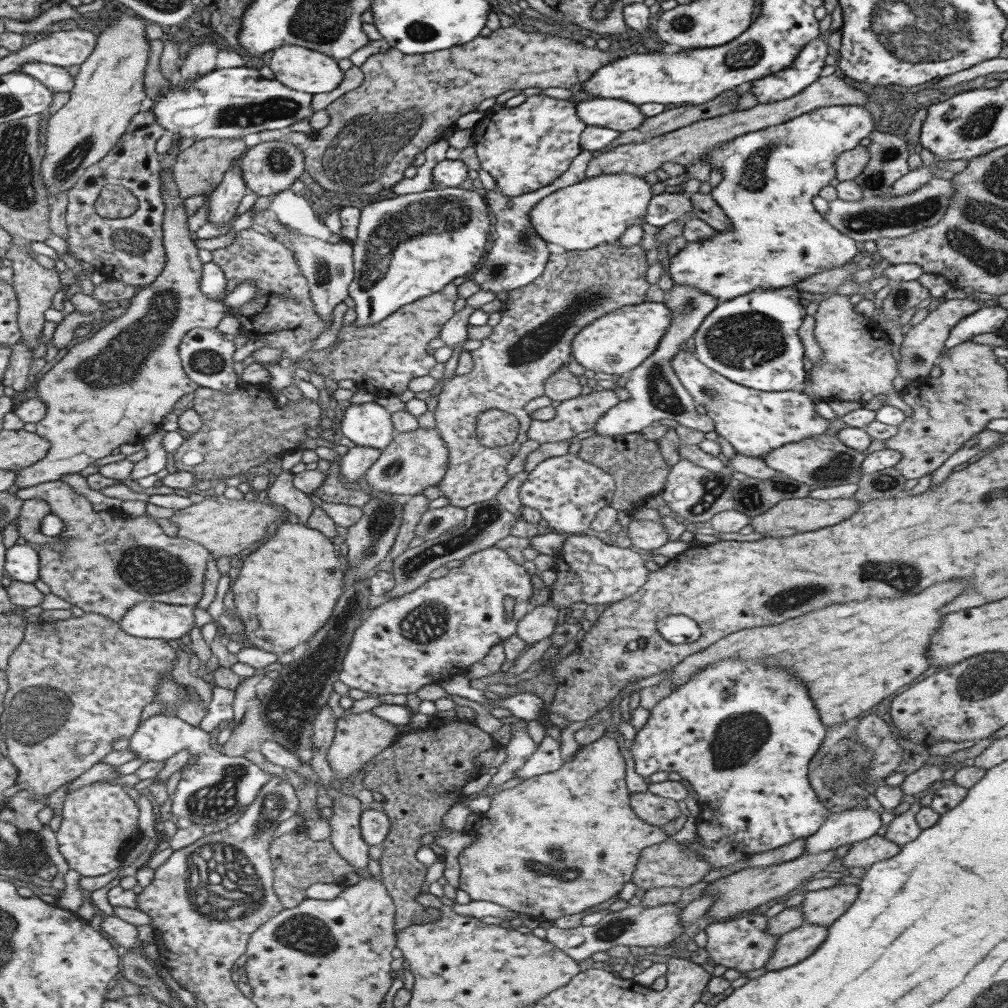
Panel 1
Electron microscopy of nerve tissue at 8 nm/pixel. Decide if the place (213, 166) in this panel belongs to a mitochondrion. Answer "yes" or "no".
yes

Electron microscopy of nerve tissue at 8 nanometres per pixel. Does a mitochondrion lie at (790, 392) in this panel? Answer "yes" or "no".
no

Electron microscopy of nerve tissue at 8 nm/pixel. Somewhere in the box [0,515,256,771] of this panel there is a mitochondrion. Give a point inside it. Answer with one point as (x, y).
(42, 714)

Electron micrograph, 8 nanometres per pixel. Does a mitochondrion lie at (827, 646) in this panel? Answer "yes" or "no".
no

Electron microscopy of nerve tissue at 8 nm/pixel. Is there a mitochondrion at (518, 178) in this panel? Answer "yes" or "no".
no

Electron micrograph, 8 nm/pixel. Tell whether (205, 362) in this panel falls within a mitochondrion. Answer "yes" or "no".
yes

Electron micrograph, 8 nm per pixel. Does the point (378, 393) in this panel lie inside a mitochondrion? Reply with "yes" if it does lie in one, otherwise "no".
no

